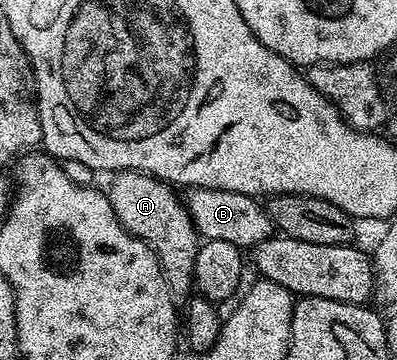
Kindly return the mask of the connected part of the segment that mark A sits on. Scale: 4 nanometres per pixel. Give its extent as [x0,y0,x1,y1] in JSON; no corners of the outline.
[107,170,199,299]

